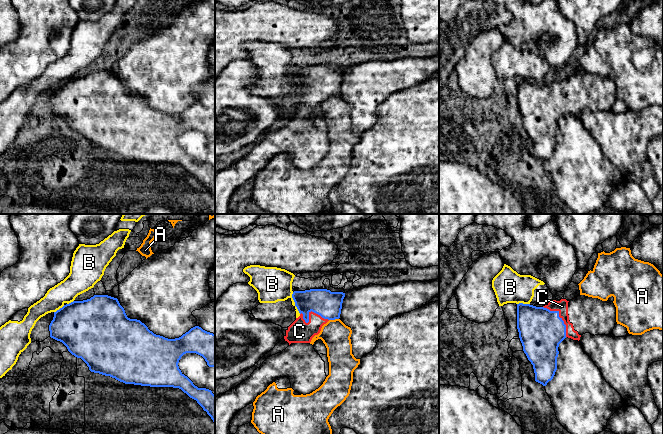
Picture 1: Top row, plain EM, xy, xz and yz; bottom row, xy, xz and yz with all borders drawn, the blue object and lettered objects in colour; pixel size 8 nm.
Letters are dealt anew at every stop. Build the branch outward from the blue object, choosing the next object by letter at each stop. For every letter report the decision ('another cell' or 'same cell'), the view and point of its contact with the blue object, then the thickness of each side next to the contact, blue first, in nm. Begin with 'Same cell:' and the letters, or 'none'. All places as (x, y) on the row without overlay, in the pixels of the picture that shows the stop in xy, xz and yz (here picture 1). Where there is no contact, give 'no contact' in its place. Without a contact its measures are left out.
Same cell: C
A: another cell | xz (333, 95) | 220/220 nm
B: another cell | xz (295, 79) | 220/280 nm
C: same cell | xz (308, 89) | 220/180 nm

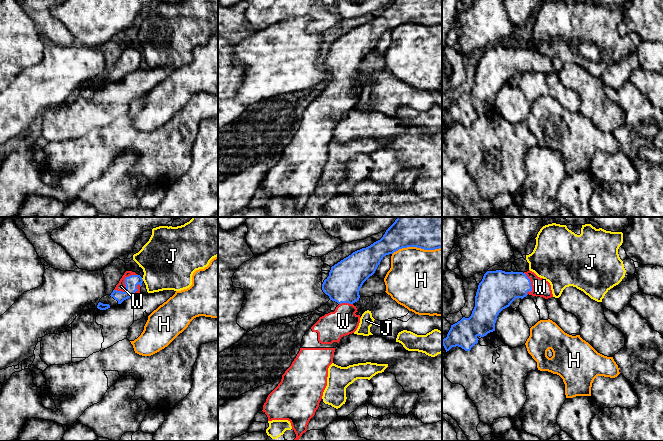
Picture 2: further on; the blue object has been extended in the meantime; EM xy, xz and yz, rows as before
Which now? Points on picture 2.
Same cell: W
H: another cell | xz (416, 22) | 200/460 nm
J: another cell | xy (142, 55) | 110/440 nm
W: same cell | xy (125, 60) | 110/70 nm

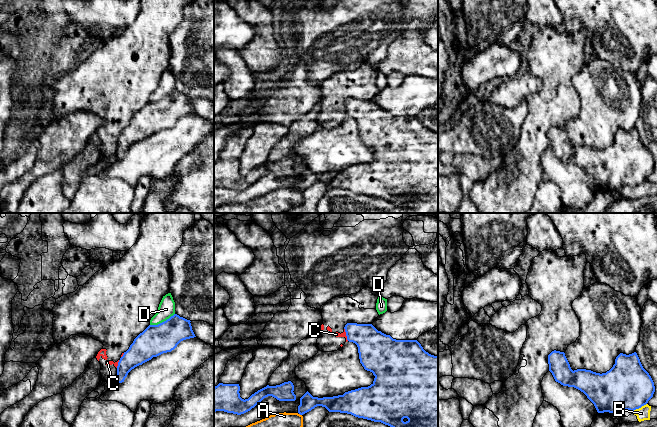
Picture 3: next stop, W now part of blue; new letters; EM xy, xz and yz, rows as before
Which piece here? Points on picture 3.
Same cell: none
A: another cell | xz (300, 190) | 130/220 nm
B: another cell | yz (639, 183) | 380/110 nm
C: another cell | xz (346, 110) | 280/40 nm
D: another cell | xy (162, 98) | 240/140 nm

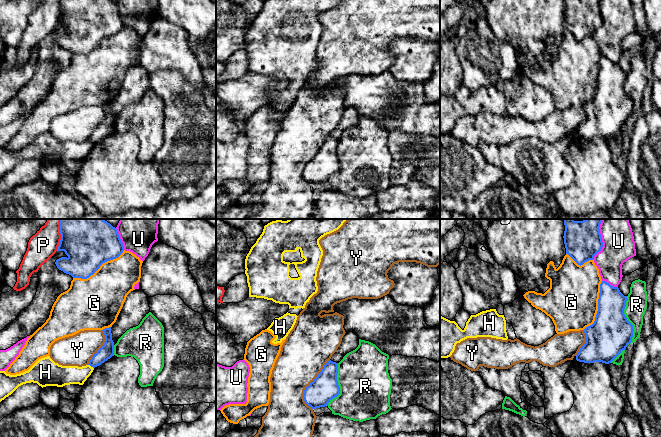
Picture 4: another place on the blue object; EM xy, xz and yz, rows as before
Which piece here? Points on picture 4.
Same cell: none
G: another cell | xy (98, 44) | 360/380 nm
H: another cell | xy (91, 142) | 110/160 nm
P: another cell | xy (61, 13) | 360/220 nm
R: another cell | yz (627, 96) | 320/170 nm
U: another cell | yz (602, 18) | 280/260 nm
Y: another cell | xz (310, 160) | 220/380 nm

